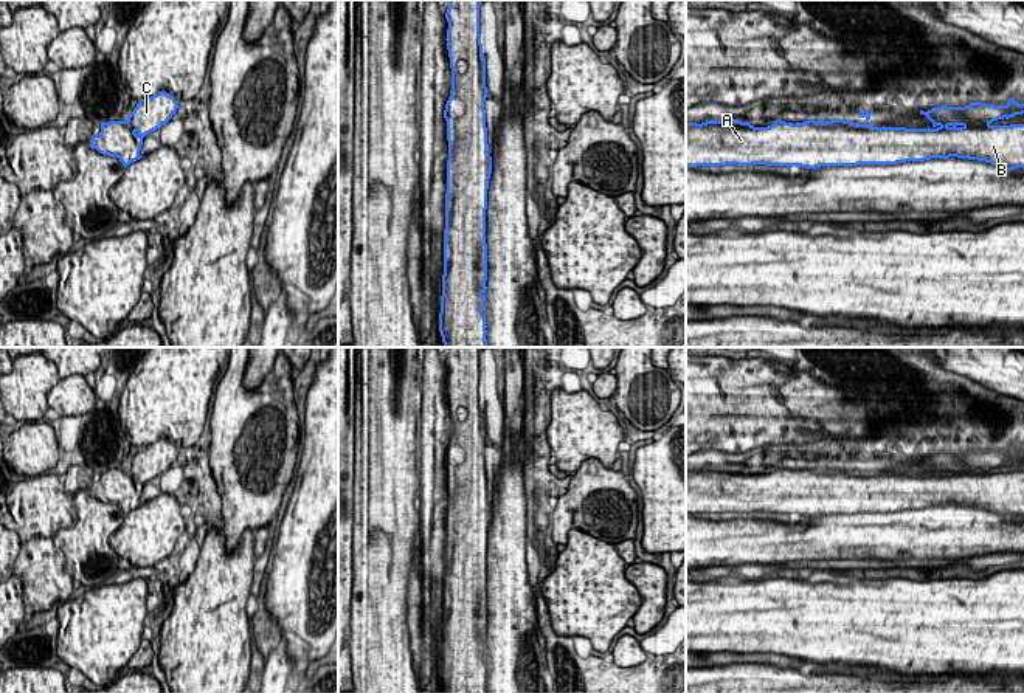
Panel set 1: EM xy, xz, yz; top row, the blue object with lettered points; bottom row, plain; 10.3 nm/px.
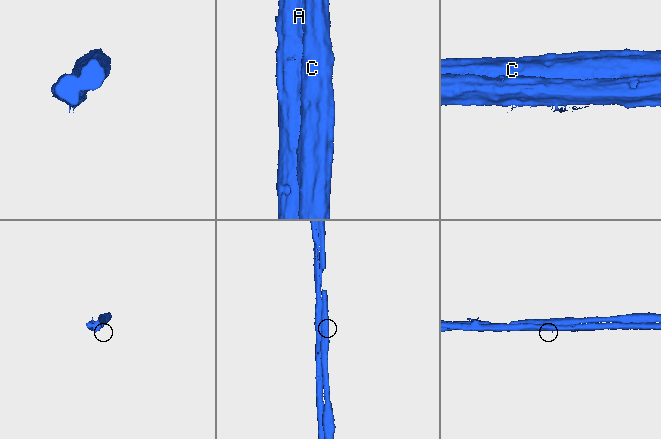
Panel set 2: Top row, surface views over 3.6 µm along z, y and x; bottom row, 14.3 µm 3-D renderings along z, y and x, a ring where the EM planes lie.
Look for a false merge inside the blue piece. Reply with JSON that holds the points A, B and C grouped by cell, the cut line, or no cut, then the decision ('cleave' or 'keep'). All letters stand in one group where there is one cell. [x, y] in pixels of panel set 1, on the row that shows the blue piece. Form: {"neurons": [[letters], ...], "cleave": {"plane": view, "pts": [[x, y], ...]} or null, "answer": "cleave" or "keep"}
{"neurons": [["A", "B"], ["C"]], "cleave": {"plane": "xz", "pts": [[483, 104], [475, 120], [475, 138], [478, 205], [484, 211]]}, "answer": "cleave"}

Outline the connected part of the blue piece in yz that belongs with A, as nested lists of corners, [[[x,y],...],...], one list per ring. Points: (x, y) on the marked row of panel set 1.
[[[844,119],[785,122],[768,127],[742,121],[686,124],[686,167],[802,166],[807,153],[846,158],[850,166],[895,164],[931,158],[968,158],[1001,171],[1024,169],[1024,124],[943,129],[870,127]]]

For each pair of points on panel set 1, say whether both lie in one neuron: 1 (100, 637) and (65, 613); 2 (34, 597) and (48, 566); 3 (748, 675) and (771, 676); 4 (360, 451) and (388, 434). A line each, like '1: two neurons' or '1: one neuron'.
1: one neuron
2: one neuron
3: one neuron
4: one neuron

